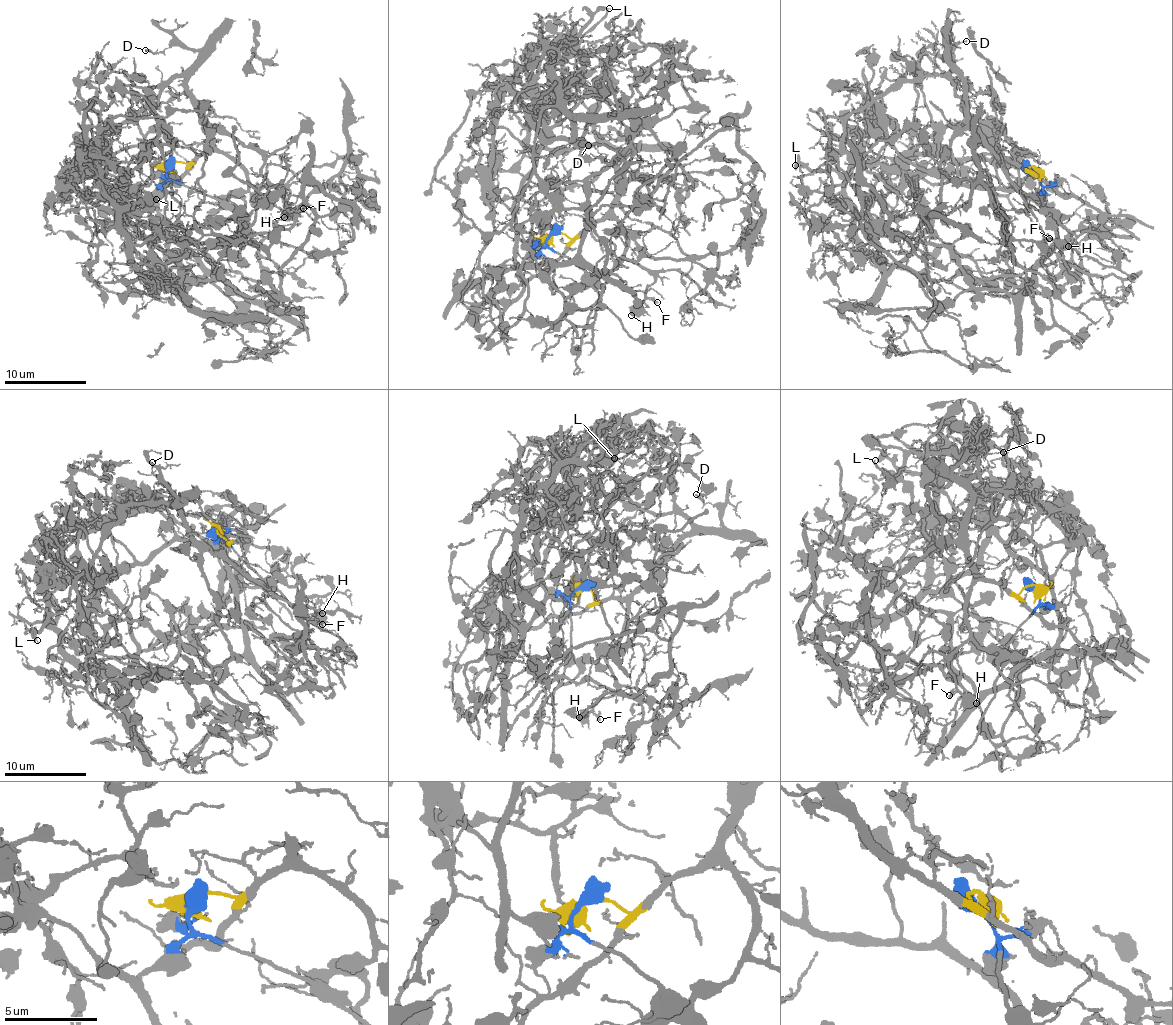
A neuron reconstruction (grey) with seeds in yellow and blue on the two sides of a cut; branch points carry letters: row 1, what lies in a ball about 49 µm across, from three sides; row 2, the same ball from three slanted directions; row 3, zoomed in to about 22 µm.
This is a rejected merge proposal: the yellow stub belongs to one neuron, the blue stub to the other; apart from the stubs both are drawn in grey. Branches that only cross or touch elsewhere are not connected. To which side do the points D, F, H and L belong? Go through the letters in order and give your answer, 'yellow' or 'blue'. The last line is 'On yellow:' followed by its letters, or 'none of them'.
D: yellow
F: yellow
H: yellow
L: blue
On yellow: D, F, H

